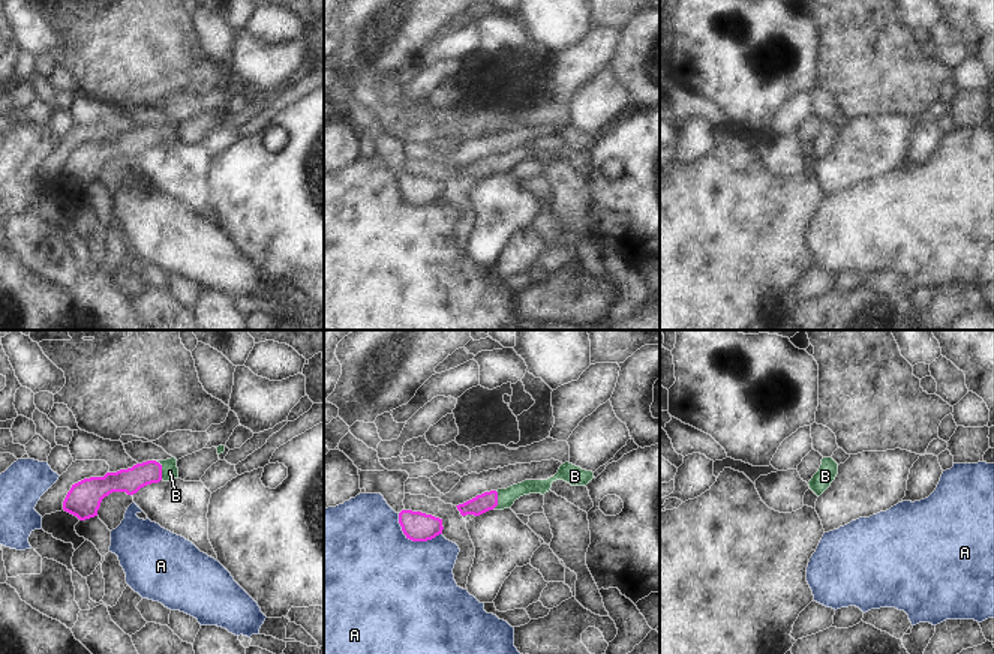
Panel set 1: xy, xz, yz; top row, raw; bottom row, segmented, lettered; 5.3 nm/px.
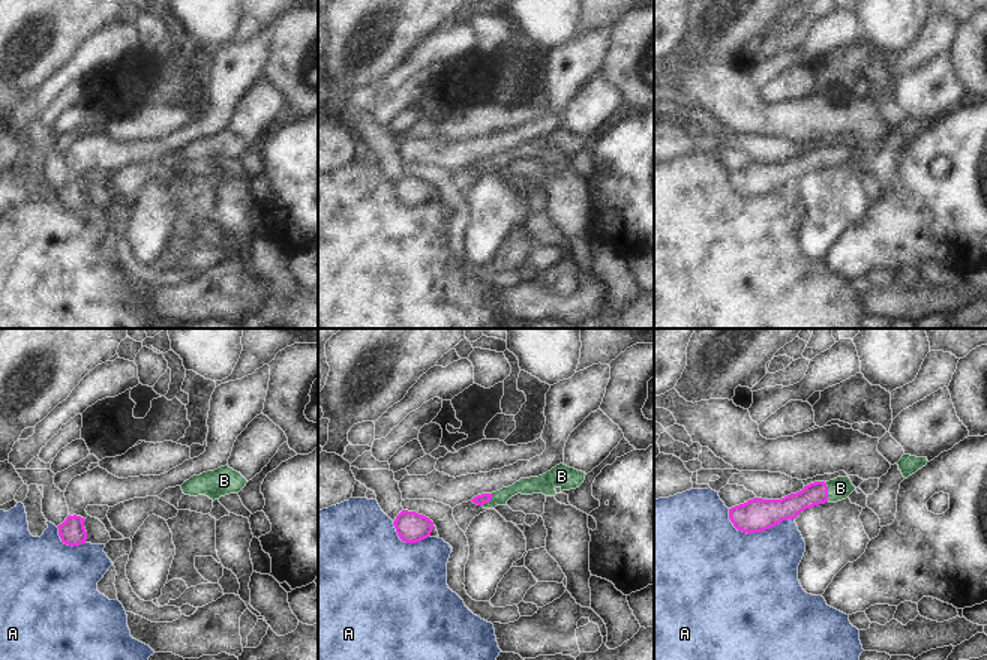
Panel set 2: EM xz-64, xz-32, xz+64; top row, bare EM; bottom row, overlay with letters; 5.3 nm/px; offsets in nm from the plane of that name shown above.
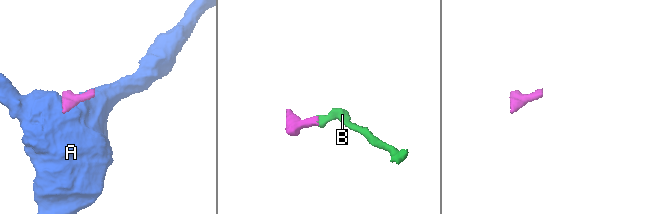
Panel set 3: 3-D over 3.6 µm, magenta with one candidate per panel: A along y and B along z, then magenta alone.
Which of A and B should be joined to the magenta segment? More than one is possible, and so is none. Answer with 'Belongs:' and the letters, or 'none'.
Belongs: B

